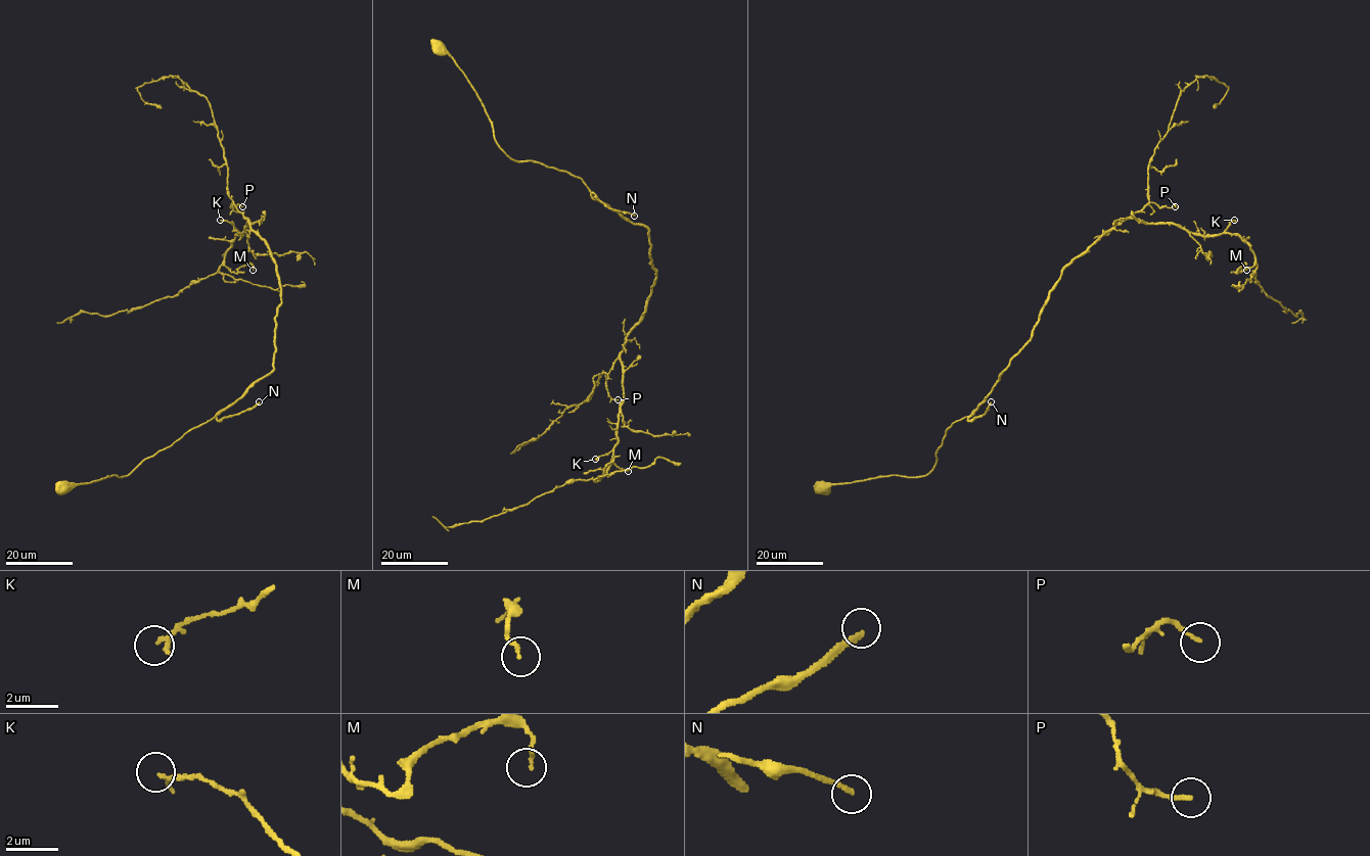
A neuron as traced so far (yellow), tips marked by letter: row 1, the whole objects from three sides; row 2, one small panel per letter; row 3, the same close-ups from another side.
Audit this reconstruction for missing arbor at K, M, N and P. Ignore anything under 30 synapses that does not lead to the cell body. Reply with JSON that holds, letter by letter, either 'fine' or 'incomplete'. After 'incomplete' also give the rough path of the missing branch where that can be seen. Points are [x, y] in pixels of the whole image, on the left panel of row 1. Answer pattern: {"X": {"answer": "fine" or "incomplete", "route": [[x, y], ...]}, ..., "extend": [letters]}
{"K": {"answer": "fine"}, "M": {"answer": "fine"}, "N": {"answer": "incomplete", "route": [[259, 401], [271, 392], [283, 368], [307, 337], [299, 311], [298, 291], [292, 283], [291, 263], [313, 201]]}, "P": {"answer": "fine"}, "extend": ["N"]}

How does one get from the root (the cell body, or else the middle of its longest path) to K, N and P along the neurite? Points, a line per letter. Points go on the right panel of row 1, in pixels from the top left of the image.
K: (820, 488), (925, 476), (946, 431), (1030, 338), (1061, 272), (1115, 225), (1215, 235), (1234, 220)
N: (820, 488), (892, 475), (925, 476), (951, 425), (979, 417), (991, 401)
P: (820, 488), (925, 476), (946, 431), (979, 406), (1030, 338), (1061, 272), (1150, 202), (1175, 206)

